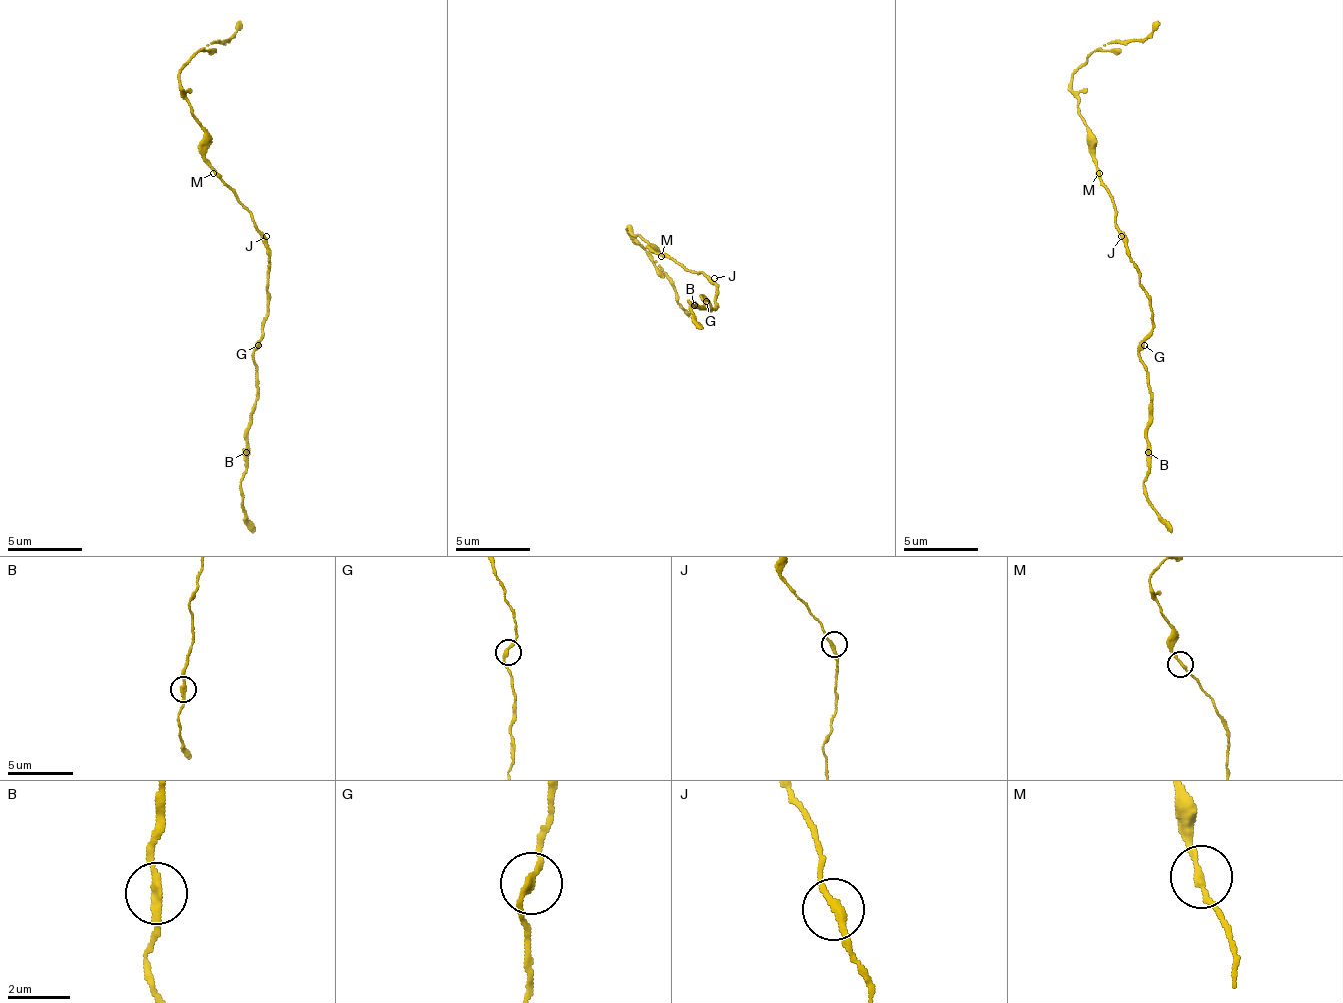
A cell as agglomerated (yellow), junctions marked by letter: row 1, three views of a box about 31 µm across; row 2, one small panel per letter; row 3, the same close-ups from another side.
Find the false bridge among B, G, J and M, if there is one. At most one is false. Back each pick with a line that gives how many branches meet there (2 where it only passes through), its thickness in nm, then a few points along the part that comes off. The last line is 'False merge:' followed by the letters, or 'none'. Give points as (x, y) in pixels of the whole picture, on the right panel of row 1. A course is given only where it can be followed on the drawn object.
False merge: none

